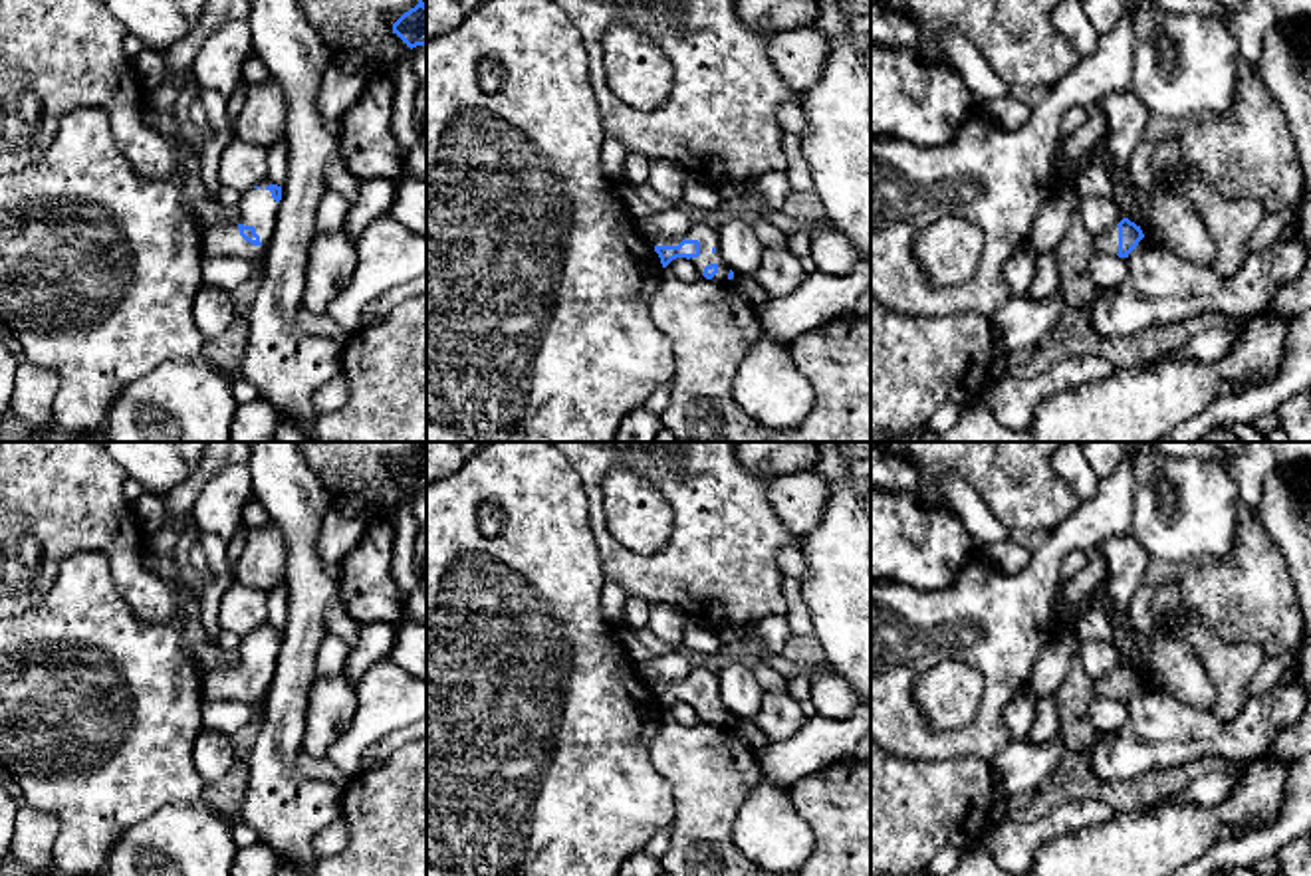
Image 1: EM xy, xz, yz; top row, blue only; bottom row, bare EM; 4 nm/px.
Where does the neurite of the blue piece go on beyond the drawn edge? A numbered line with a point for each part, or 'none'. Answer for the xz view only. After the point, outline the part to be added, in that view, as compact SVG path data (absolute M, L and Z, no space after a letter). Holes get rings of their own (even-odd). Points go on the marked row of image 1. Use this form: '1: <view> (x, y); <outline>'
1: xz (705, 234); M692 222L690 230L682 238L670 240L670 242L653 242L653 246L678 246L684 238L700 242L700 256L690 258L690 262L698 270L698 274L702 275L706 266L716 264L718 274L712 277L712 281L726 283L730 268L726 266L726 262L720 254L716 228L700 224L700 222Z

